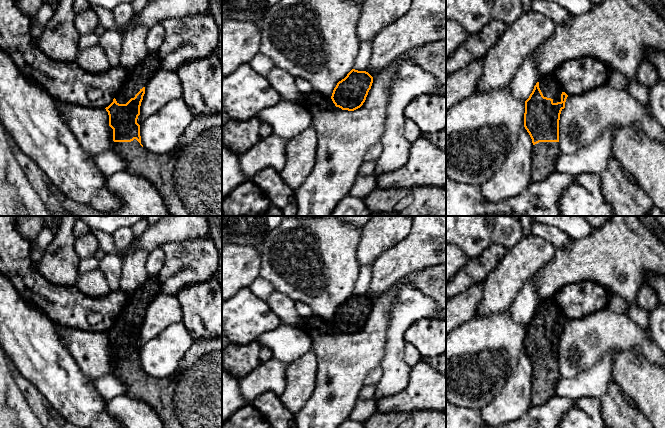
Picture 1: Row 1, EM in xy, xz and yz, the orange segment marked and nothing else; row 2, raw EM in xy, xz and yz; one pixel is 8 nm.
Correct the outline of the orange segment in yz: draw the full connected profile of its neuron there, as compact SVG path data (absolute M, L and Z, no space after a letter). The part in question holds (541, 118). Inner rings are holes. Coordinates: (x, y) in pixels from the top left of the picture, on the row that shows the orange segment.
M549 72L539 77L525 101L524 127L533 143L532 181L544 180L556 171L559 120L567 97L554 72Z

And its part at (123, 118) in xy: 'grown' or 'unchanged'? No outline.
grown

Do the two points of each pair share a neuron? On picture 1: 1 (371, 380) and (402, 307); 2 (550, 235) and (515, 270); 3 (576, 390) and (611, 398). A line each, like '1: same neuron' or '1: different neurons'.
1: different neurons
2: different neurons
3: different neurons

